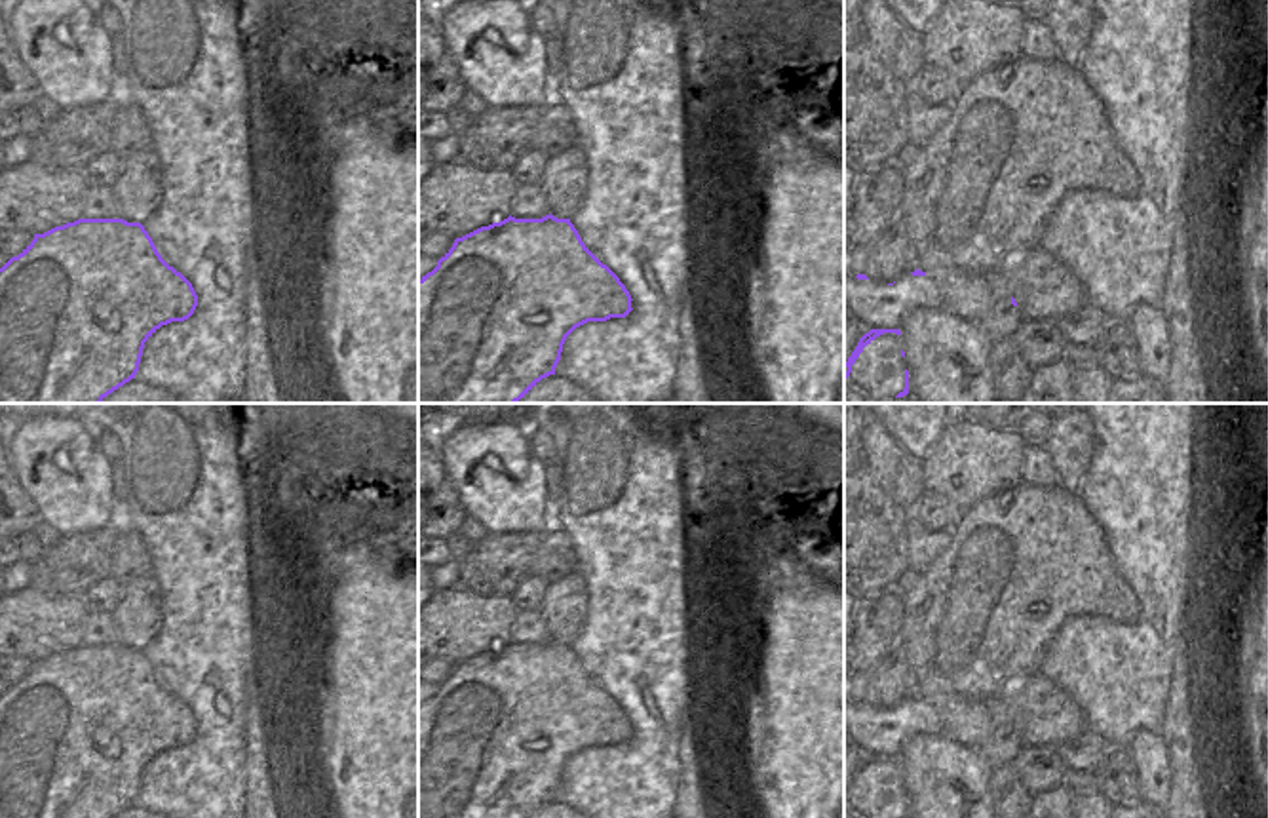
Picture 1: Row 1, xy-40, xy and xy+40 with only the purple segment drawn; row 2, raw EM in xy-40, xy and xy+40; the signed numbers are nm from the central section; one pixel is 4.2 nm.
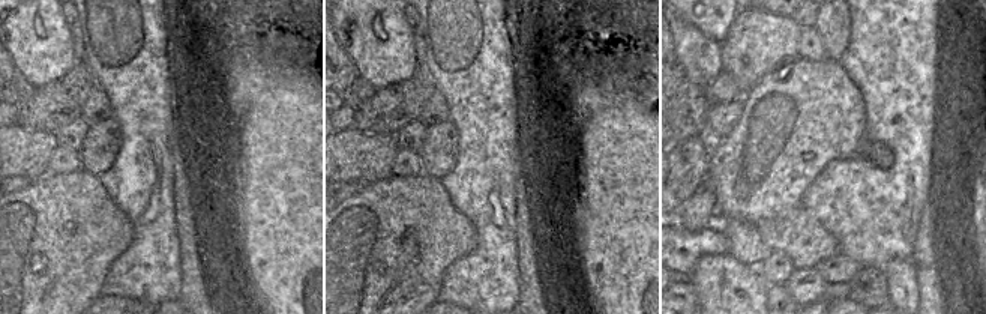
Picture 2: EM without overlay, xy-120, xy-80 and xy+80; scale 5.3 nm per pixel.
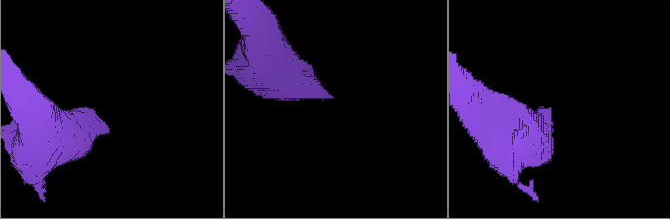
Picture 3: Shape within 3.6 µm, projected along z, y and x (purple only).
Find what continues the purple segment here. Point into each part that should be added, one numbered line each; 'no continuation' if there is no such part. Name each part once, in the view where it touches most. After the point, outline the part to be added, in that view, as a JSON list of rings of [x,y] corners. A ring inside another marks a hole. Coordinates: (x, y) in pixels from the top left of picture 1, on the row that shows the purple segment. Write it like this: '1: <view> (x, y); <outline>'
1: xy+40 (972, 200); [[[979,101],[964,116],[951,116],[922,146],[907,146],[893,160],[893,166],[905,179],[905,194],[892,230],[899,230],[913,243],[918,270],[930,274],[937,268],[964,268],[968,272],[1009,268],[1017,257],[1040,247],[1038,240],[1055,205],[1068,192],[1080,190],[1074,185],[1059,185],[1053,179],[1057,166],[1084,167],[1078,160],[1080,145],[1068,126],[1061,122],[1057,108],[1042,122],[1040,148],[1044,169],[1040,173],[1008,141],[1008,133],[1000,129],[1000,118],[998,101]]]

